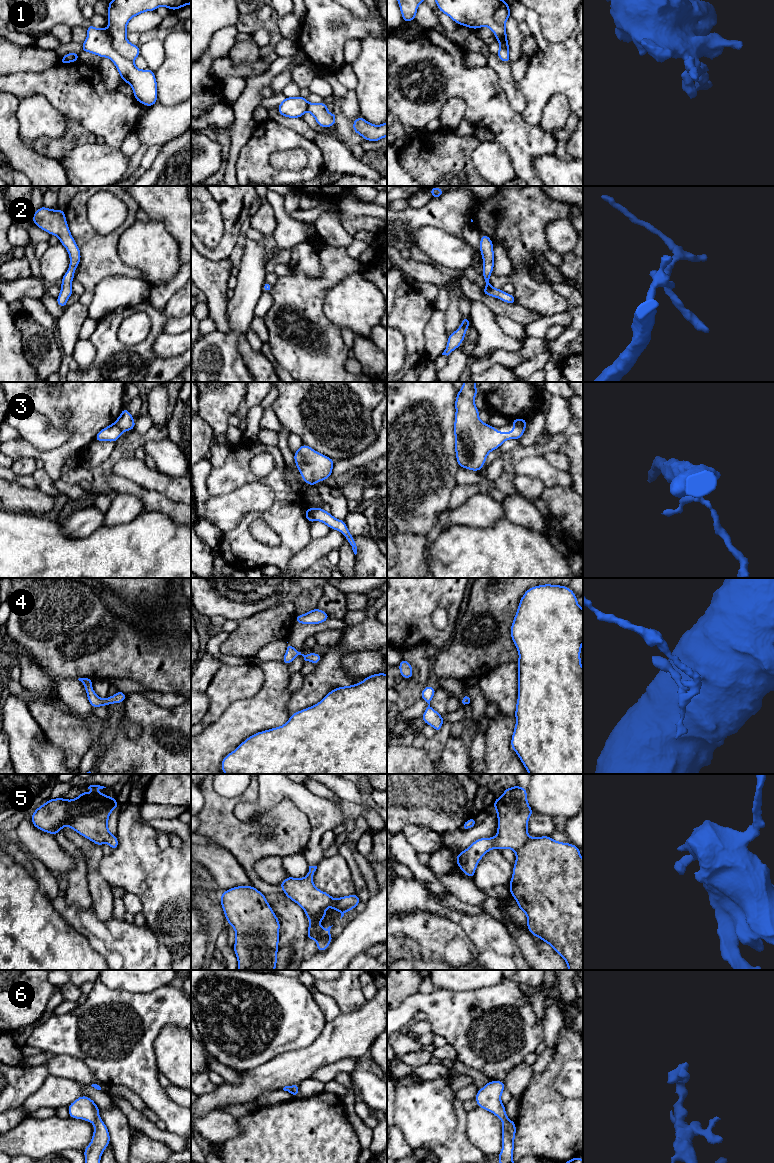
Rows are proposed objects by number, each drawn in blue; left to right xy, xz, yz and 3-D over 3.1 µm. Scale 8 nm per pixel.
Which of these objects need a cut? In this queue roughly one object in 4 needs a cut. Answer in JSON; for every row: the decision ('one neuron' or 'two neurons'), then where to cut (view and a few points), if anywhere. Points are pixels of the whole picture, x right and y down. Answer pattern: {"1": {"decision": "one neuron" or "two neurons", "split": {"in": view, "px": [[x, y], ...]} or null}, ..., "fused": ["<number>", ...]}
{"1": {"decision": "two neurons", "split": {"in": "xy", "px": [[106, 28], [111, 38], [112, 47], [119, 54], [133, 61]]}}, "2": {"decision": "one neuron", "split": null}, "3": {"decision": "two neurons", "split": {"in": "xz", "px": [[315, 508], [313, 520]]}}, "4": {"decision": "one neuron", "split": null}, "5": {"decision": "one neuron", "split": null}, "6": {"decision": "one neuron", "split": null}, "fused": ["1", "3"]}

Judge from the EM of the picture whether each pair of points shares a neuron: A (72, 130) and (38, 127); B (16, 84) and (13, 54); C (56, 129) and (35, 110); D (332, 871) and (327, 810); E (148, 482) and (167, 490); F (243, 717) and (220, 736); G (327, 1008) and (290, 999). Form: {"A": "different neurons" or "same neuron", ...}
{"A": "different neurons", "B": "different neurons", "C": "same neuron", "D": "different neurons", "E": "same neuron", "F": "same neuron", "G": "different neurons"}

